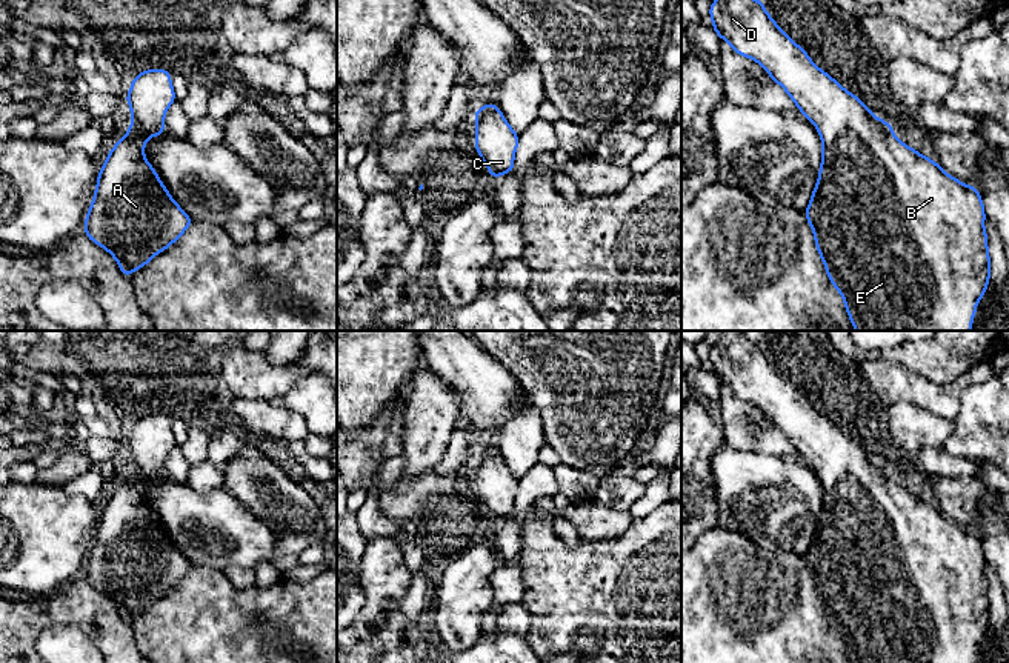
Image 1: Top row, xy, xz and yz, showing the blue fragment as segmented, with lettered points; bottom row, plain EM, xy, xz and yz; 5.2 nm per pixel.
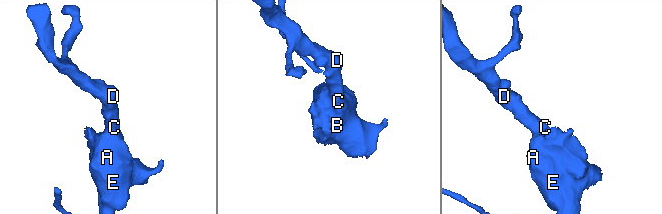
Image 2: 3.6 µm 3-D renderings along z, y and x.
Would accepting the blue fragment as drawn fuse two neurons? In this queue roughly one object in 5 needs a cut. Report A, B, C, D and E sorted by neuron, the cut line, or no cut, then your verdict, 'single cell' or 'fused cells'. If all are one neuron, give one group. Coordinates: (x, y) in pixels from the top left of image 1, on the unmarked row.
A B C D E | no cut | single cell

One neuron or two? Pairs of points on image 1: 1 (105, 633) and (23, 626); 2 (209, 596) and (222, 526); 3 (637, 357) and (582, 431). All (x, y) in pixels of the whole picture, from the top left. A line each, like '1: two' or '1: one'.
1: one
2: two
3: one

